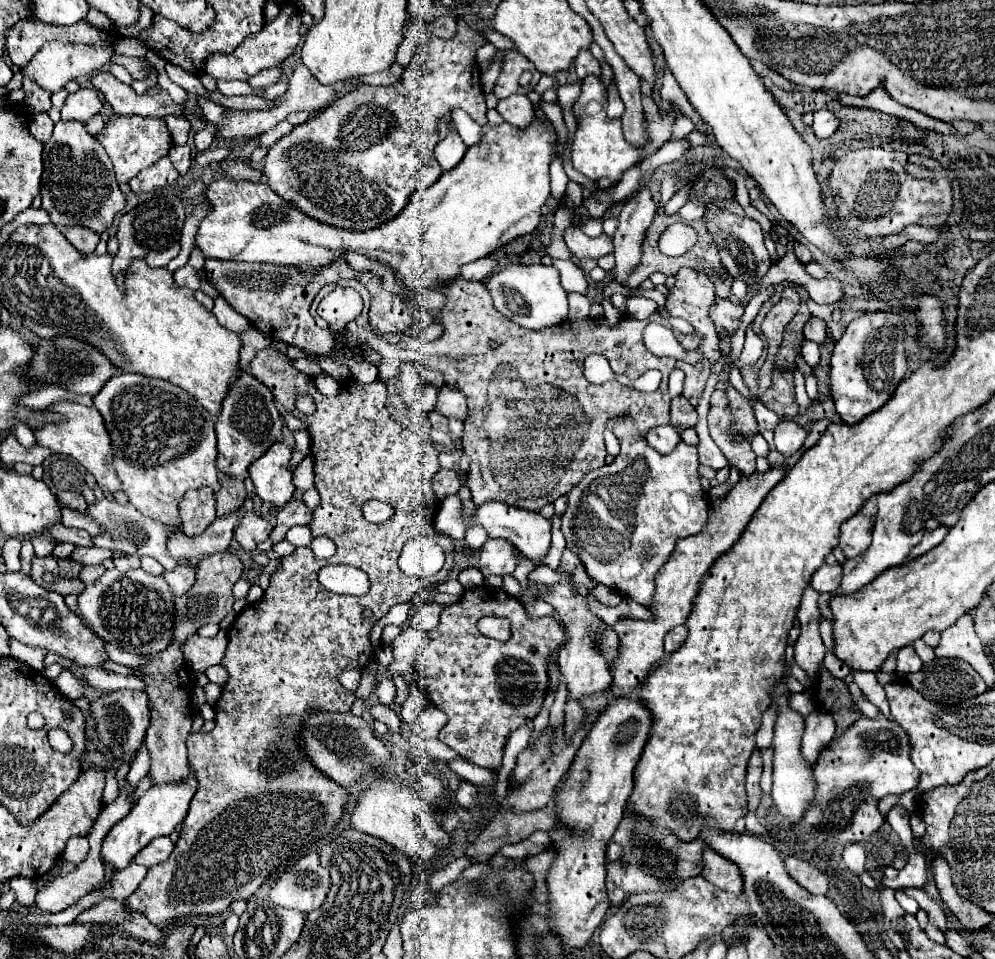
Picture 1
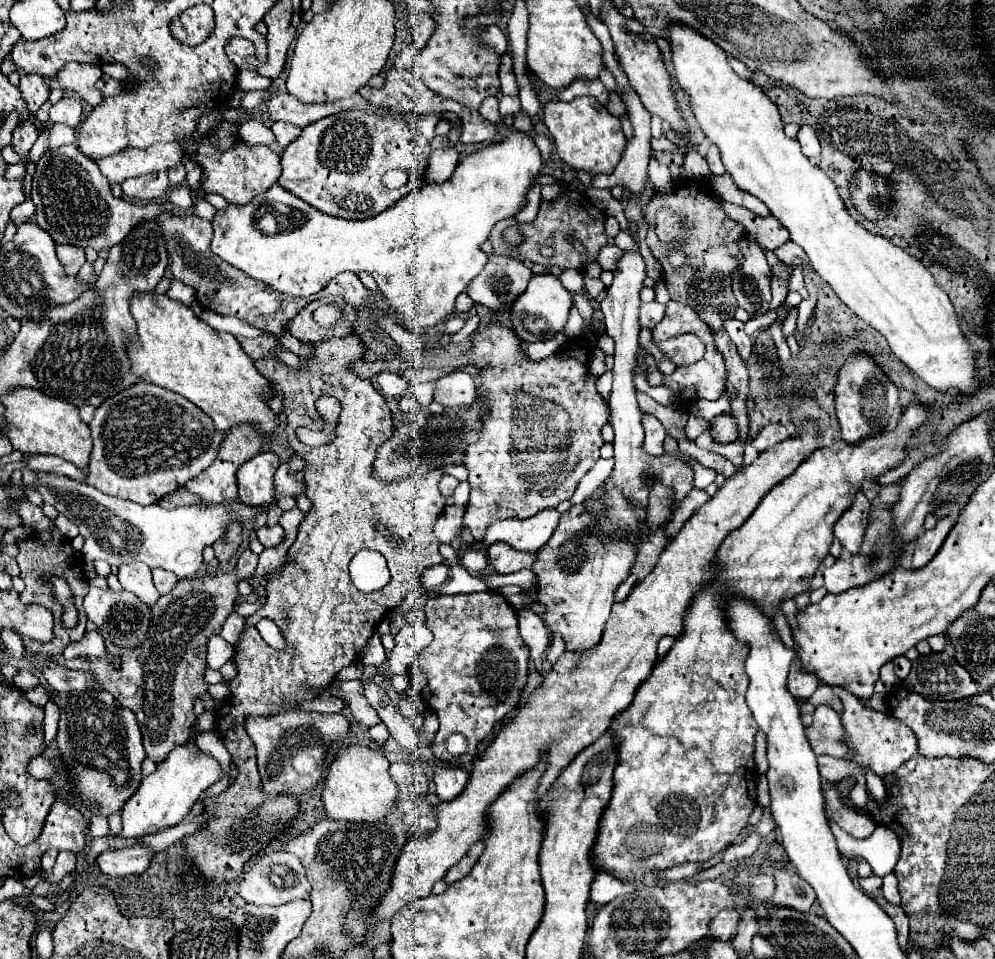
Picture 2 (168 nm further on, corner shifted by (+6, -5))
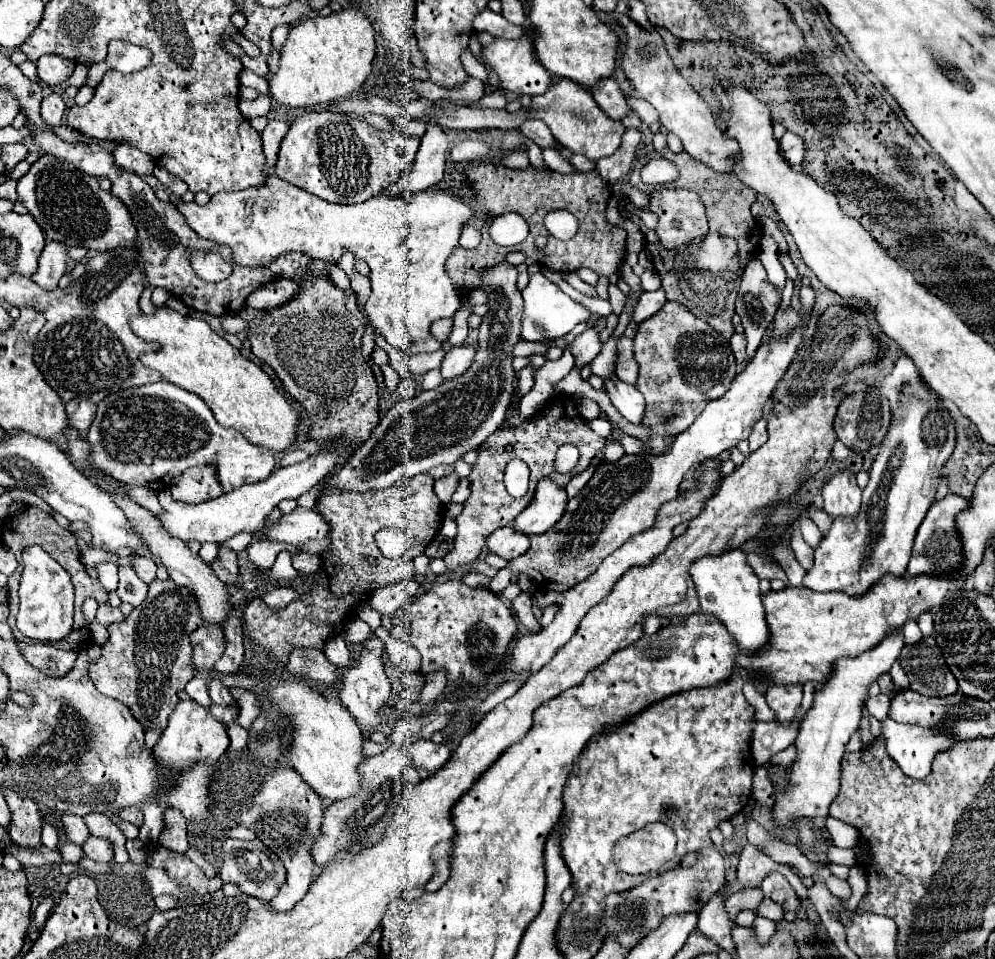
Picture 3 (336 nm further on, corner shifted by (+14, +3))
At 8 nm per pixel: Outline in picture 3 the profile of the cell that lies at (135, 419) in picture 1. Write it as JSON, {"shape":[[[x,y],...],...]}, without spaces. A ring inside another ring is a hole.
{"shape":[[[168,381],[132,387],[108,395],[100,405],[88,431],[94,463],[114,479],[162,491],[168,479],[184,469],[214,465],[224,493],[248,483],[264,481],[274,471],[274,455],[252,445],[240,431],[218,425],[210,407],[194,393]]]}

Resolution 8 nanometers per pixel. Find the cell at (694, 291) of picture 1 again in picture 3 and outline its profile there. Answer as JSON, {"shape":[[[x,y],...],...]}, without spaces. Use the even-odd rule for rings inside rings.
{"shape":[[[668,301],[656,315],[638,323],[634,357],[640,365],[636,389],[646,399],[642,423],[652,431],[648,441],[644,441],[644,449],[650,455],[662,455],[666,451],[664,437],[672,439],[686,431],[702,413],[702,407],[722,397],[736,377],[736,359],[730,343],[710,329],[706,321],[696,319],[686,307],[674,301]]]}

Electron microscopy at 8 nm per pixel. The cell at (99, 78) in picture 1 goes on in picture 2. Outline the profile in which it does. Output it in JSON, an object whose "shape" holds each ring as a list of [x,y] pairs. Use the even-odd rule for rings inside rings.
{"shape":[[[68,63],[58,71],[58,81],[64,89],[78,93],[88,105],[96,107],[104,101],[102,93],[96,89],[96,81],[100,79],[100,67],[98,65],[86,65],[86,63]]]}

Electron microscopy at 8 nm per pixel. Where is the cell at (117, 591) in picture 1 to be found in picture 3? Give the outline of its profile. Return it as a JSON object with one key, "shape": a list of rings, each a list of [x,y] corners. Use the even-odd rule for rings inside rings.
{"shape":[[[100,605],[92,625],[96,625],[102,631],[102,629],[108,629],[108,625],[112,625],[112,623],[122,623],[124,619],[126,617],[120,613],[120,609],[116,609],[112,605]]]}

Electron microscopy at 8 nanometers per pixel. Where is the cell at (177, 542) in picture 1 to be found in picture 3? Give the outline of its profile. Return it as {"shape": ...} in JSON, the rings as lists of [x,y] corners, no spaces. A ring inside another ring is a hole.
{"shape":[[[204,543],[200,549],[200,557],[210,565],[218,557],[218,549],[220,549],[220,545],[216,545],[216,543]]]}

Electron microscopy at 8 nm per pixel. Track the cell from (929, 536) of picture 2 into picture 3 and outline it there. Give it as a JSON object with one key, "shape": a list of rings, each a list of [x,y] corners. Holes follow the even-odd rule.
{"shape":[[[946,495],[944,499],[932,503],[932,507],[928,509],[916,539],[914,539],[914,551],[912,551],[912,559],[908,563],[908,575],[944,575],[944,573],[954,573],[958,571],[958,567],[964,561],[962,555],[962,539],[956,527],[956,515],[960,511],[966,511],[970,507],[970,501],[960,497],[960,495]]]}

